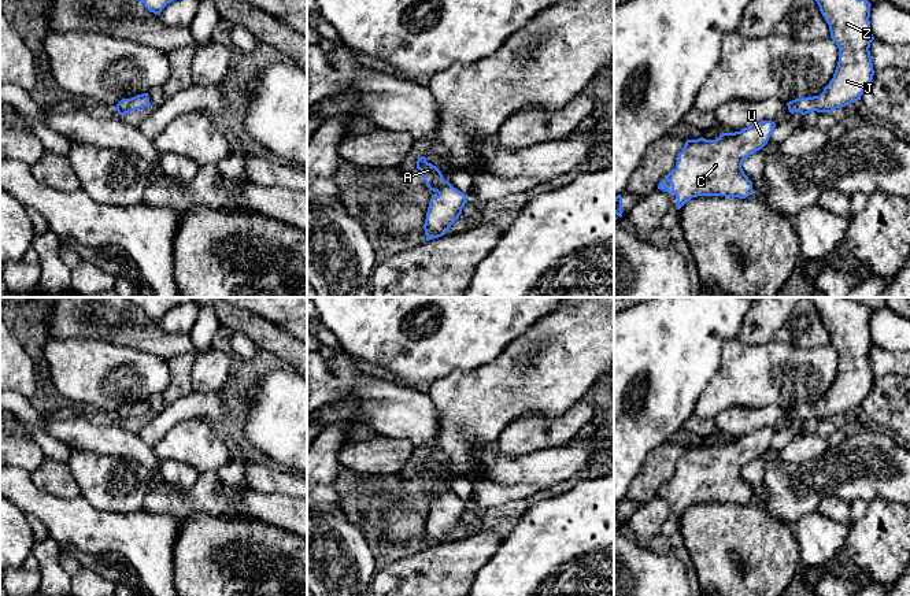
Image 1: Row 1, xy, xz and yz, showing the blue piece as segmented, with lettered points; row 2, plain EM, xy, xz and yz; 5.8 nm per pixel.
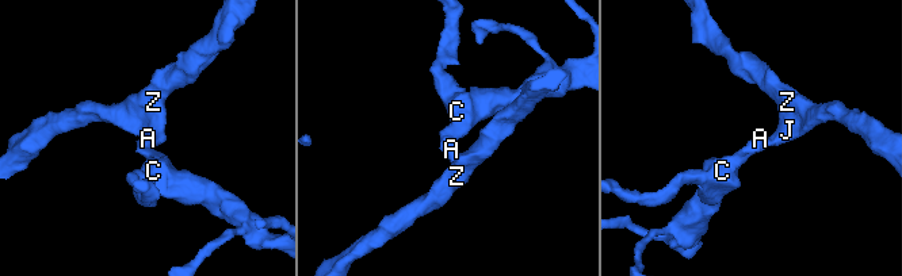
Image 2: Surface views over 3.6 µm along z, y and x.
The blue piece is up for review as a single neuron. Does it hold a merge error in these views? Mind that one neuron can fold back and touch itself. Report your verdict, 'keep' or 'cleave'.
keep

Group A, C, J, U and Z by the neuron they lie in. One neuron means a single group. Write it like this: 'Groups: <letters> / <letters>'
Groups: A C J U Z

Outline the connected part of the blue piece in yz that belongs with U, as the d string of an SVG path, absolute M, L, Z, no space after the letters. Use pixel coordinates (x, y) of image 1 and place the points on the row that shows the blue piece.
M772 121L757 122L735 133L722 133L715 140L687 140L678 153L676 167L659 182L658 189L672 192L677 197L677 210L698 196L725 196L746 199L752 195L752 182L744 174L741 164L746 158L762 149L776 123Z

